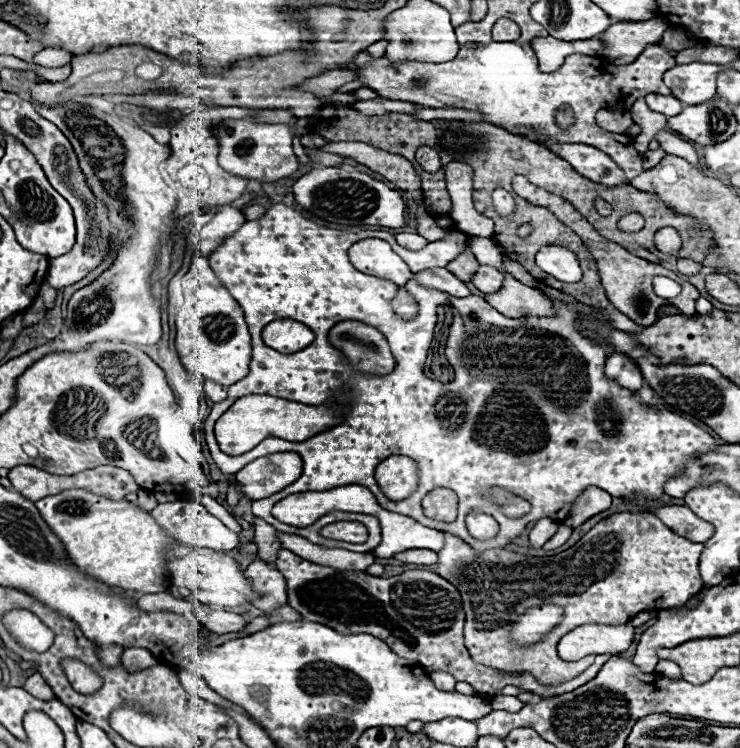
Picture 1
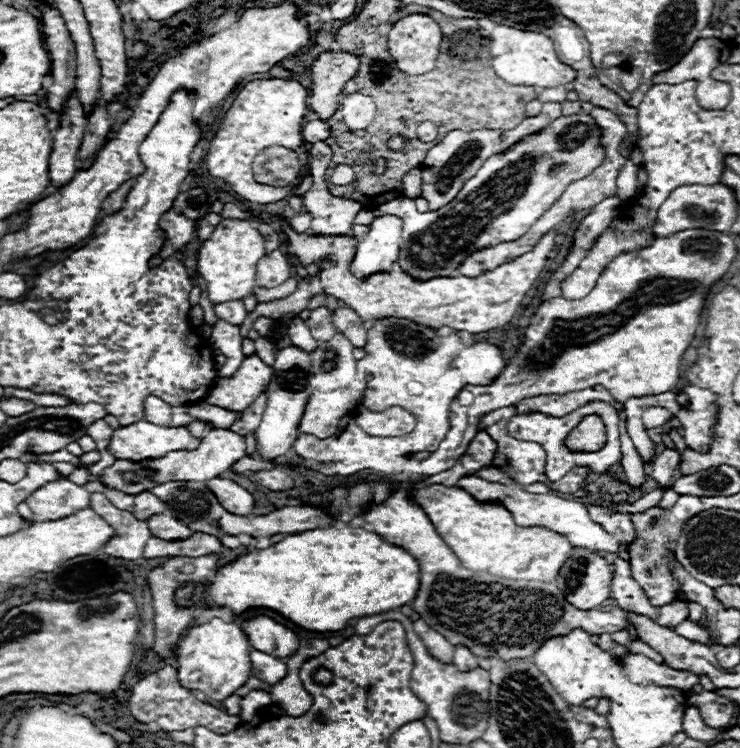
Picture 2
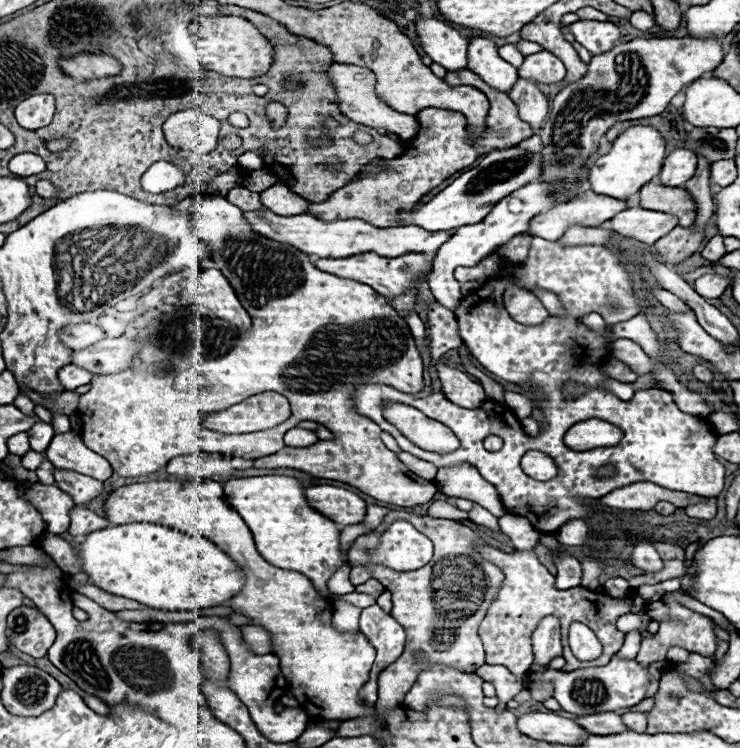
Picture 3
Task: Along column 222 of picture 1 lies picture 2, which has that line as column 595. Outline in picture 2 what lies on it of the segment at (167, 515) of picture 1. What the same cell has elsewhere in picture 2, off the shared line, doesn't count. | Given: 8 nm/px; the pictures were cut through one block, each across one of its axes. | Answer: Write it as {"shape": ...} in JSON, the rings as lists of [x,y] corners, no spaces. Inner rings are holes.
{"shape":[[[476,476],[463,477],[456,486],[464,488],[476,500],[504,504],[508,508],[508,512],[512,512],[512,518],[516,520],[516,524],[520,524],[520,526],[536,524],[536,526],[552,528],[552,532],[560,532],[562,536],[566,536],[572,546],[582,546],[582,548],[588,548],[592,552],[618,554],[618,550],[621,551],[620,542],[614,540],[608,532],[604,532],[600,524],[594,524],[588,516],[586,506],[580,504],[580,502],[564,500],[564,498],[558,498],[554,494],[530,494],[530,492],[524,492],[520,488],[510,488],[510,486],[504,486],[504,484],[498,482],[489,482]]]}

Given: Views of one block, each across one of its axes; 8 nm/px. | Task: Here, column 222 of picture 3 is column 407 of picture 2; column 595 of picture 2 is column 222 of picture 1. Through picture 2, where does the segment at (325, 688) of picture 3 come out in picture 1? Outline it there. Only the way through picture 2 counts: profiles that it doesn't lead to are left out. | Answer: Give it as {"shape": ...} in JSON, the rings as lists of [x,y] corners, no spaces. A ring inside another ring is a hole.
{"shape":[[[202,604],[194,608],[194,616],[200,624],[204,624],[210,632],[214,634],[228,634],[228,632],[238,632],[246,626],[246,620],[240,614],[226,612],[226,610],[212,610]]]}

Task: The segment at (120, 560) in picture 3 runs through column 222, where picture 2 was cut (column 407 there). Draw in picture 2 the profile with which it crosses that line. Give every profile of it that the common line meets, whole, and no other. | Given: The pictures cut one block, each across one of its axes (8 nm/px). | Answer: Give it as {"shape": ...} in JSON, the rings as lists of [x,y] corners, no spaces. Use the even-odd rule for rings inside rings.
{"shape":[[[336,524],[330,528],[316,528],[302,534],[284,538],[270,548],[254,548],[248,554],[220,566],[210,584],[184,584],[176,590],[174,600],[178,606],[220,606],[232,610],[234,616],[250,608],[266,608],[282,614],[286,620],[312,630],[312,632],[338,632],[346,628],[350,618],[372,616],[388,610],[396,610],[410,604],[416,598],[420,586],[420,568],[416,560],[398,546],[384,542],[378,534],[364,528],[352,528]]]}

